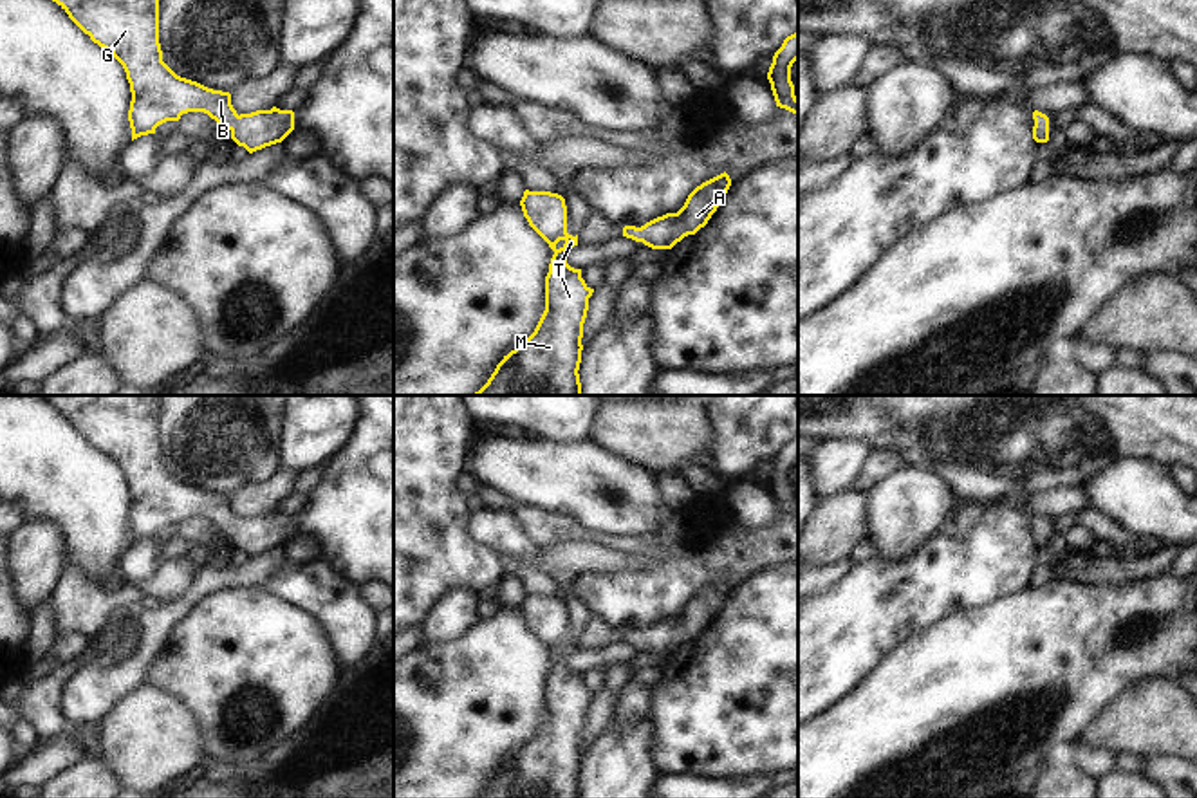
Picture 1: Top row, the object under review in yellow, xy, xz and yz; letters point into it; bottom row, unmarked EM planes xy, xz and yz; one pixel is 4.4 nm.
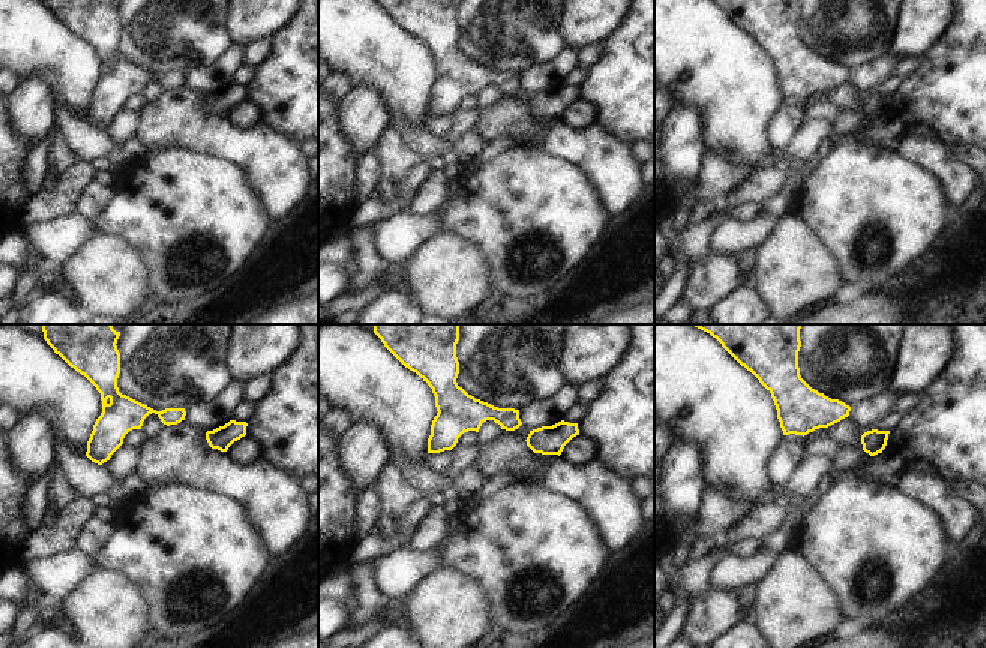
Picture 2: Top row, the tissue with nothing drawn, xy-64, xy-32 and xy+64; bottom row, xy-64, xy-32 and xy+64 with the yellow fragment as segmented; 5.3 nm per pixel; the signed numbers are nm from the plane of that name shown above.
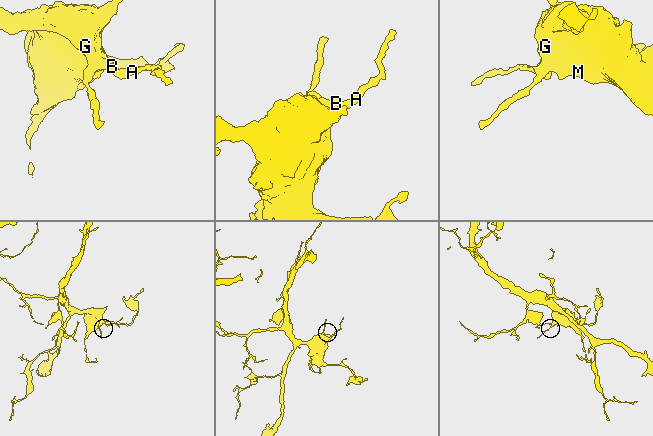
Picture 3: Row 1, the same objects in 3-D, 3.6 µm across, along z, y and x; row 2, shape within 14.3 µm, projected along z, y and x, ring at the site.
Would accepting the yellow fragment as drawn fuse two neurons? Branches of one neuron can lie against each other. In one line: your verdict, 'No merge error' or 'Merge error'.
No merge error.

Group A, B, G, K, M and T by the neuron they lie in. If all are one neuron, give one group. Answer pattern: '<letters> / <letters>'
A B G K M T

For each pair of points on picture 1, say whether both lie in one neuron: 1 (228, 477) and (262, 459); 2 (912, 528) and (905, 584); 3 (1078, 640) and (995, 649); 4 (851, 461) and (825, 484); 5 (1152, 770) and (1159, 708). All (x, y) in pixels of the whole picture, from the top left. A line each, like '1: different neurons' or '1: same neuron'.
1: same neuron
2: different neurons
3: same neuron
4: same neuron
5: different neurons

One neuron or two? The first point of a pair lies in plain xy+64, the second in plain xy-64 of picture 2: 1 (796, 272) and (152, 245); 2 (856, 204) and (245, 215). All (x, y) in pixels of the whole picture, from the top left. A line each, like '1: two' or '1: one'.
1: two
2: one

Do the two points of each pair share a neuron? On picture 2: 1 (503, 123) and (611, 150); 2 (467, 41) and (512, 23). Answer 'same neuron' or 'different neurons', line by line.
1: same neuron
2: same neuron

